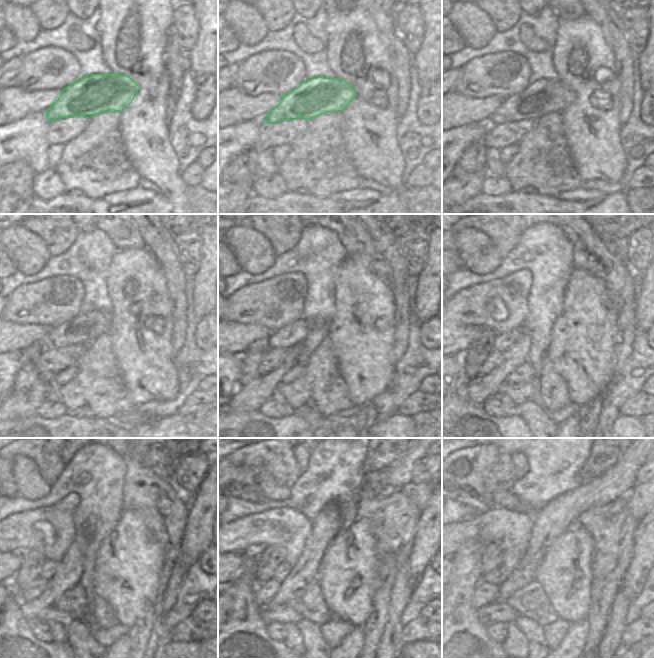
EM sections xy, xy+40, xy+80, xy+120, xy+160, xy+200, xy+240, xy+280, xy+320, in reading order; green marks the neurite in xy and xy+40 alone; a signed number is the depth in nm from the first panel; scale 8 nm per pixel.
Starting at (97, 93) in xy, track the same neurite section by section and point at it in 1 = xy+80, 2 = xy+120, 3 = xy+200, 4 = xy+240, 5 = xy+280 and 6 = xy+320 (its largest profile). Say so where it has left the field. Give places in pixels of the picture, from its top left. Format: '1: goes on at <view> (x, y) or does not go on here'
1: goes on at xy+80 (541, 97)
2: goes on at xy+120 (83, 329)
3: goes on at xy+200 (502, 342)
4: goes on at xy+240 (49, 568)
5: goes on at xy+280 (281, 572)
6: goes on at xy+320 (499, 575)

